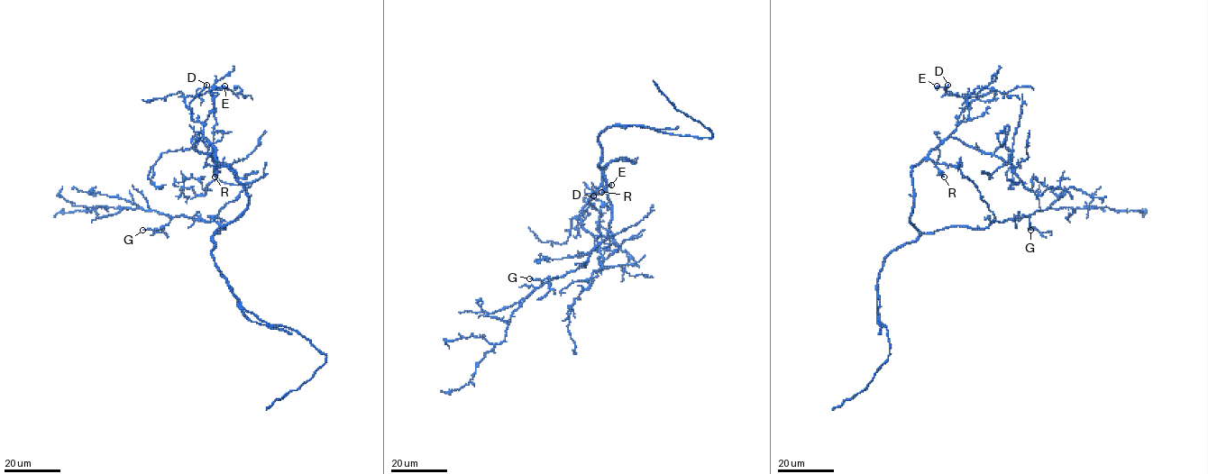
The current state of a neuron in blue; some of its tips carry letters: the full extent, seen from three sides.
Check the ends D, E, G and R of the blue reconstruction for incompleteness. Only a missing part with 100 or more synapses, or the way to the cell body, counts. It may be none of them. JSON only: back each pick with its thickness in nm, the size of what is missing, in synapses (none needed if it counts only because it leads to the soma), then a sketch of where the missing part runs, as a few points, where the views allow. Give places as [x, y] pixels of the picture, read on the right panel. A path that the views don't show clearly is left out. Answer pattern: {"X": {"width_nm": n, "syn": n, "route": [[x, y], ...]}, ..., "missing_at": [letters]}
{"missing_at": []}

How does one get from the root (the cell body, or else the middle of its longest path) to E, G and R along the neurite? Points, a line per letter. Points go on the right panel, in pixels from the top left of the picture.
E: (911, 222), (912, 168), (960, 122), (965, 122), (969, 113), (969, 104), (963, 97), (937, 86)
G: (911, 222), (921, 232), (930, 233), (955, 225), (983, 228), (993, 222), (1027, 215), (1030, 230)
R: (911, 222), (914, 201), (912, 168), (925, 159), (930, 159), (944, 177)

